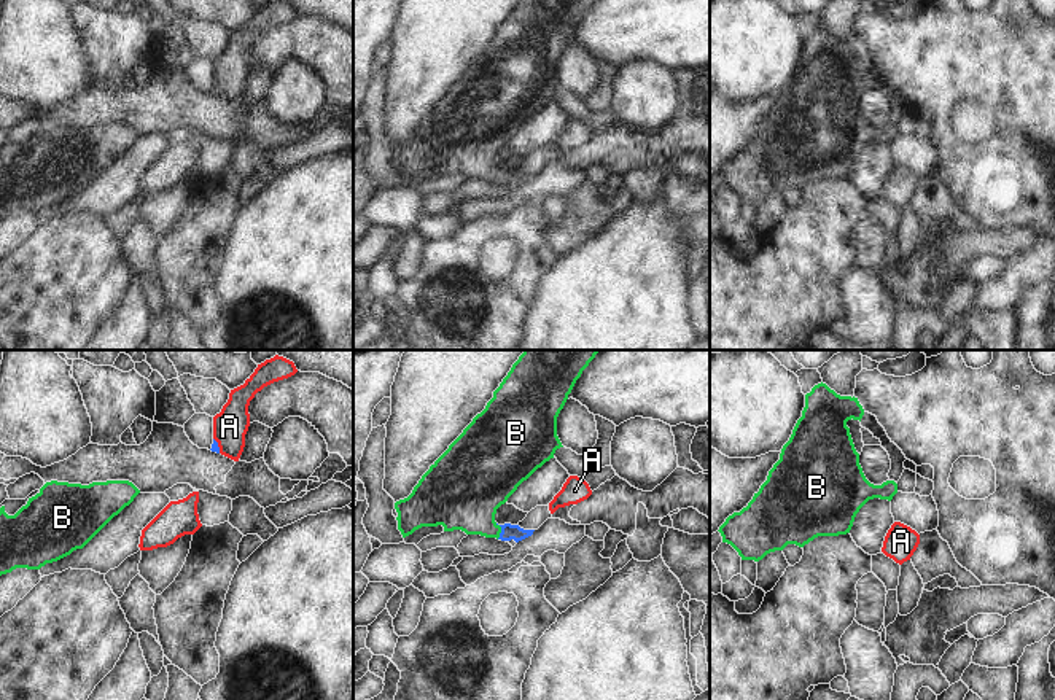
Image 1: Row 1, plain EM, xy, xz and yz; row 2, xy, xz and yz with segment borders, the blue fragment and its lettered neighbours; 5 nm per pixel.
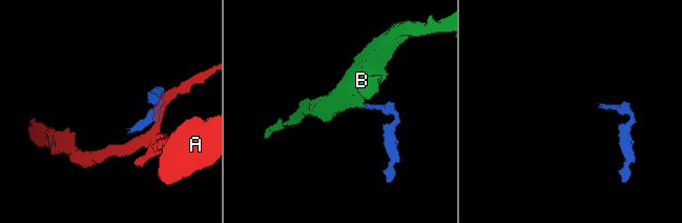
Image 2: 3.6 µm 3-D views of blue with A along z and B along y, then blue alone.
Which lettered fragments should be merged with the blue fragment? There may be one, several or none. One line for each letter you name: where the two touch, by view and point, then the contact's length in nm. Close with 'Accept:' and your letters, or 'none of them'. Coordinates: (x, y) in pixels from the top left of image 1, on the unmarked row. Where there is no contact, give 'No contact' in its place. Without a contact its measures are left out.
B: Touches blue at xz (502, 174). Shared border 80 nm
Accept: B.

